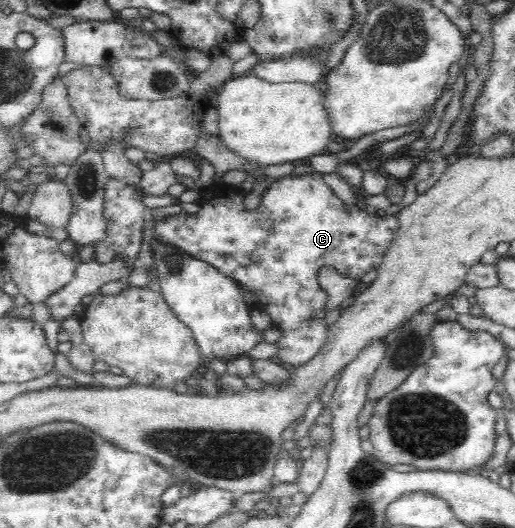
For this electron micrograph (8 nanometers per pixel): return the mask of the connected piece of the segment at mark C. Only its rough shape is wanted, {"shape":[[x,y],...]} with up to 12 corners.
{"shape":[[314,172],[157,221],[254,291],[297,367],[326,342],[320,268],[378,268],[397,215]]}

